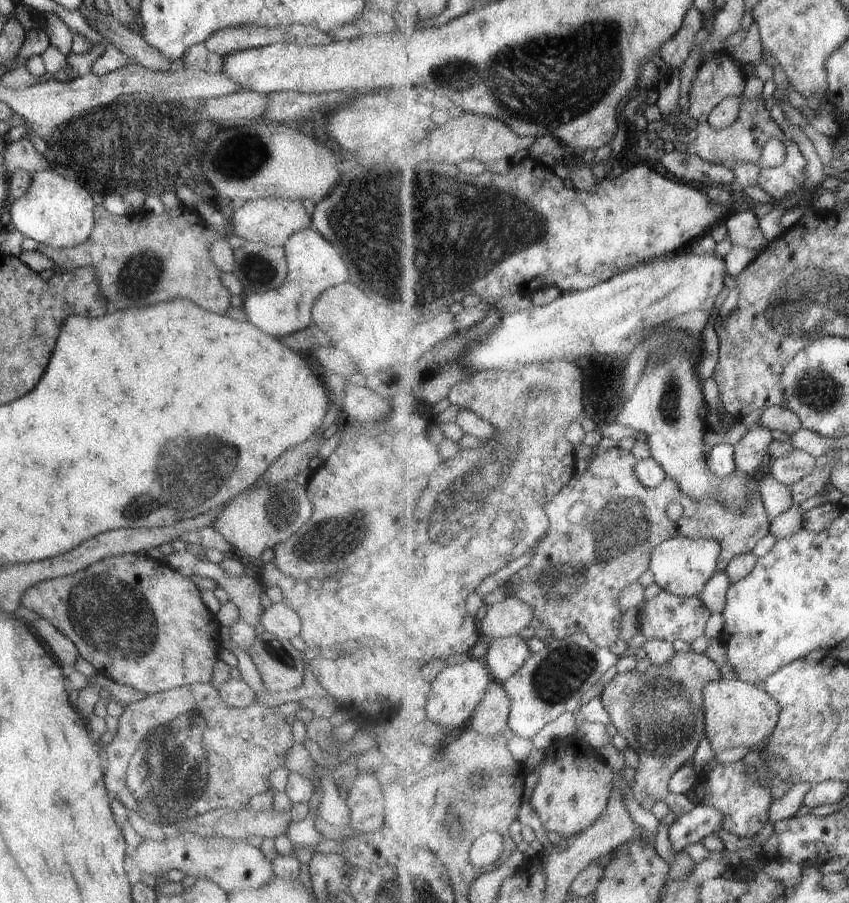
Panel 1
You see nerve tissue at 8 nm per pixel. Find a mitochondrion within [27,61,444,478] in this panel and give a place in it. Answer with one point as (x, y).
(366, 255)

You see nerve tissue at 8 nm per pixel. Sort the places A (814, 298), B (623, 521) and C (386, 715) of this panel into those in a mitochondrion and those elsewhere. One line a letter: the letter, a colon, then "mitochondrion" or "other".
A: mitochondrion
B: mitochondrion
C: other

